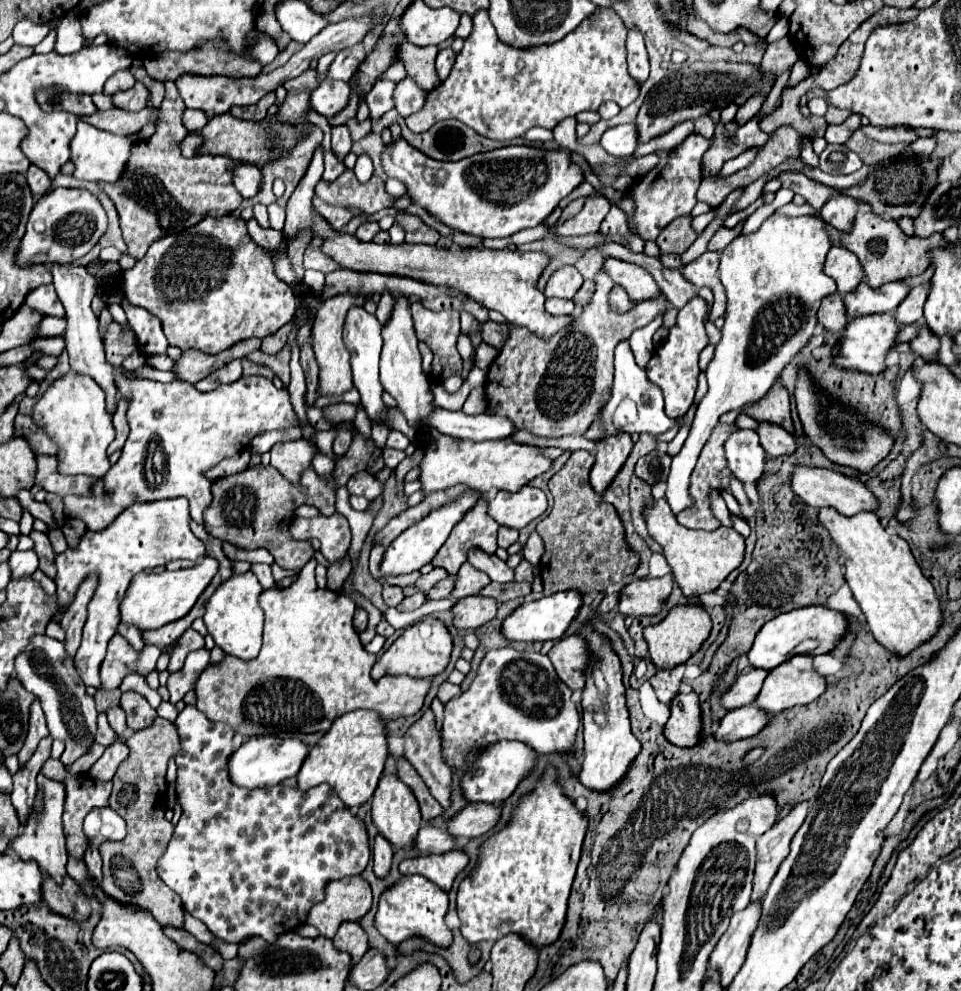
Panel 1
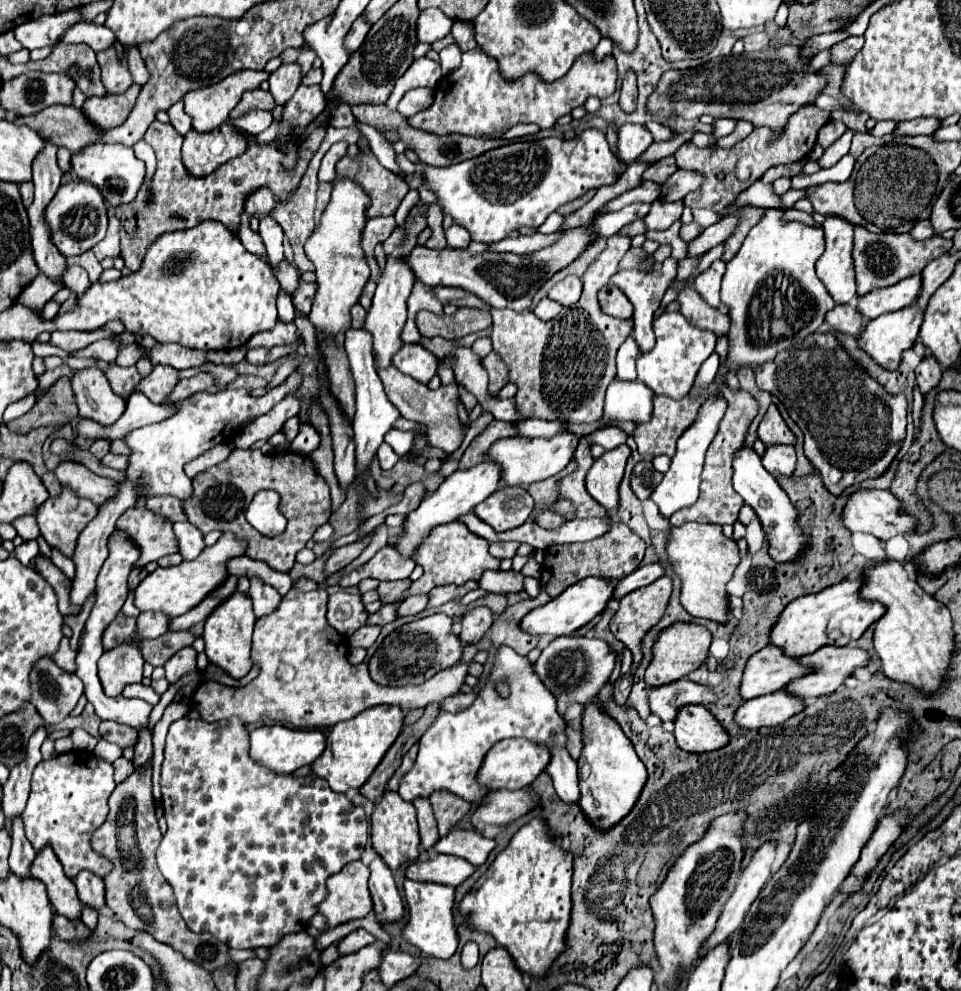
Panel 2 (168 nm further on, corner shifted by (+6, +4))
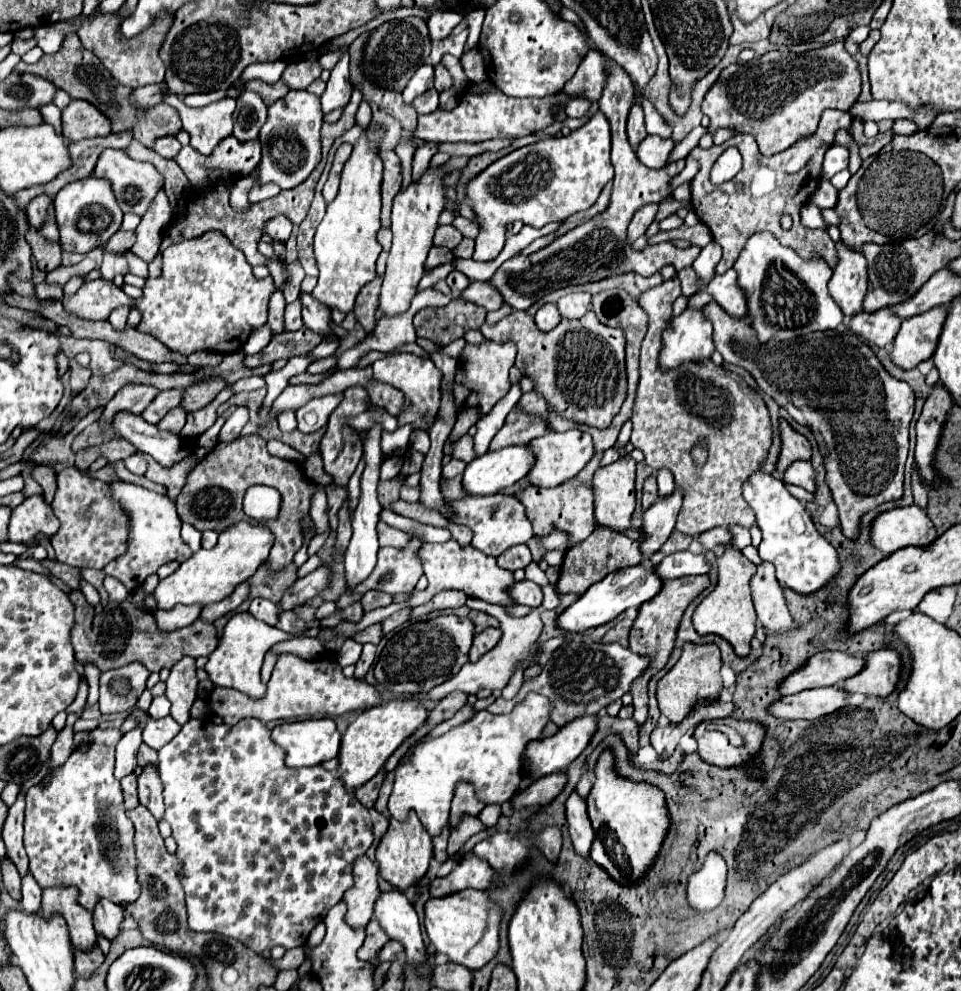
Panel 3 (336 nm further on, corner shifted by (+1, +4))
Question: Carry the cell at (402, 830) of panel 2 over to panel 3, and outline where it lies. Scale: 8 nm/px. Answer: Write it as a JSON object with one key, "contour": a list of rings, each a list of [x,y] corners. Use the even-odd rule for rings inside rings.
{"contour":[[[409,813],[407,821],[395,821],[393,817],[389,819],[389,829],[387,833],[381,837],[379,845],[377,845],[377,865],[379,865],[379,873],[399,891],[405,891],[407,887],[415,885],[415,881],[419,877],[423,877],[429,869],[429,861],[433,857],[433,845],[431,845],[431,837],[429,833],[423,829],[421,821],[415,817],[415,813]]]}

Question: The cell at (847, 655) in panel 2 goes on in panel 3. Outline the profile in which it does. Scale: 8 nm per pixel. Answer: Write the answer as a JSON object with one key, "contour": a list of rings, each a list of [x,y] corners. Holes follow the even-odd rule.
{"contour":[[[879,649],[875,653],[863,655],[867,665],[863,667],[863,673],[857,673],[855,677],[849,677],[843,681],[841,687],[847,693],[863,693],[863,695],[877,695],[877,697],[887,697],[897,679],[899,679],[899,655],[889,649]]]}

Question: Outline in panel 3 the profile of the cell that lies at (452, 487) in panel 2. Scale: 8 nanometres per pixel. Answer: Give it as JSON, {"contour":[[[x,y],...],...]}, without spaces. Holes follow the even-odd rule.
{"contour":[[[527,445],[489,451],[465,467],[463,491],[467,495],[495,495],[527,475],[535,463]]]}

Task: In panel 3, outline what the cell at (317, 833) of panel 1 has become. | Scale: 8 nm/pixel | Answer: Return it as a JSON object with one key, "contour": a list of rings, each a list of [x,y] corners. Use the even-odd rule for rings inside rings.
{"contour":[[[189,719],[187,725],[183,725],[181,731],[163,749],[159,749],[159,773],[165,787],[163,791],[165,819],[169,821],[173,829],[173,839],[177,841],[175,857],[181,863],[179,881],[185,889],[189,927],[193,931],[213,931],[233,937],[243,945],[247,945],[249,949],[255,949],[255,953],[263,953],[267,949],[273,949],[275,945],[281,945],[285,949],[305,945],[311,929],[325,919],[327,911],[335,903],[339,903],[343,893],[353,885],[351,877],[353,861],[365,855],[365,851],[373,843],[369,811],[357,801],[357,797],[351,797],[345,791],[343,783],[331,771],[325,771],[319,765],[305,769],[289,769],[283,761],[283,749],[271,741],[271,731],[257,719],[241,719],[235,725],[225,725],[225,723],[217,725],[213,721]]]}

